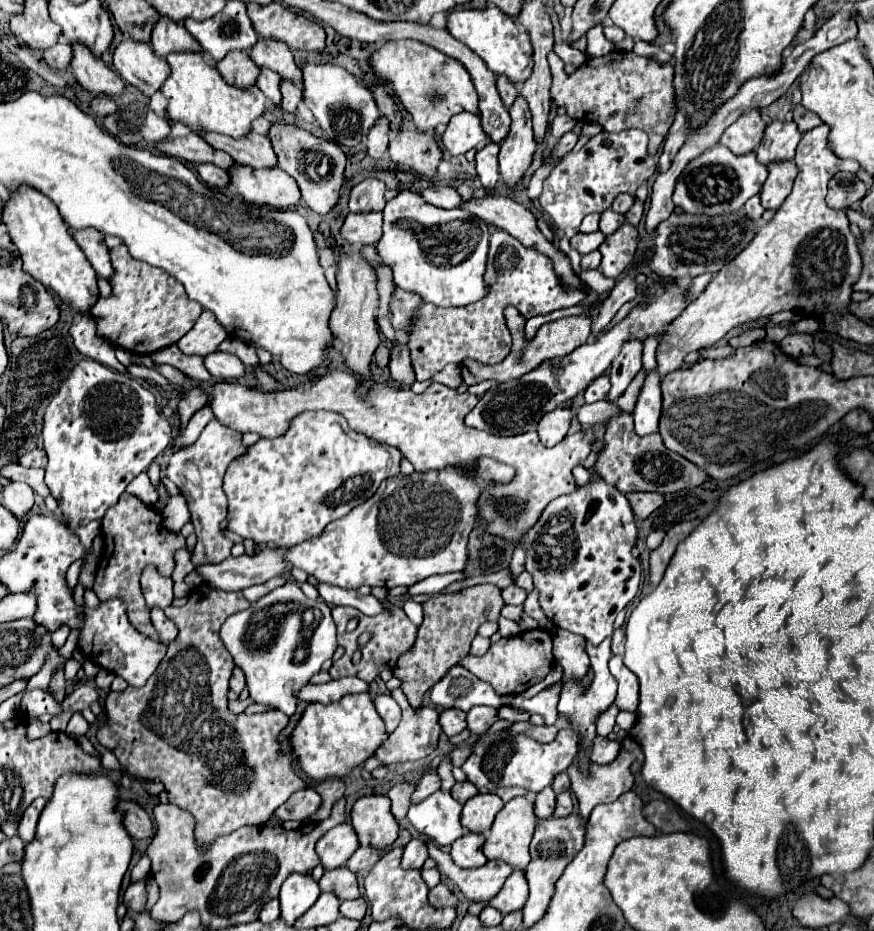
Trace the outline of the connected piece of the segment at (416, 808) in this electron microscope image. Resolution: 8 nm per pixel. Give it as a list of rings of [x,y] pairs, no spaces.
[[[436,791],[418,805],[410,805],[408,821],[424,835],[432,837],[436,845],[452,845],[458,837],[464,835],[460,825],[462,805],[452,799],[446,791]]]

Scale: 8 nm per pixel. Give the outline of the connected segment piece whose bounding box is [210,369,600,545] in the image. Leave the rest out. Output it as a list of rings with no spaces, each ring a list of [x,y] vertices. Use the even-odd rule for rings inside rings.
[[[336,369],[332,375],[324,375],[320,381],[314,383],[314,389],[280,389],[280,391],[260,391],[260,389],[248,389],[248,385],[242,385],[238,381],[222,381],[212,385],[212,393],[210,393],[210,407],[214,411],[214,415],[218,417],[220,423],[240,431],[240,433],[258,433],[260,437],[268,437],[274,439],[278,435],[282,435],[288,429],[288,423],[292,417],[296,417],[302,411],[318,411],[318,409],[326,409],[326,411],[334,411],[346,417],[348,425],[364,435],[368,435],[374,441],[398,447],[402,451],[402,455],[414,465],[414,471],[422,473],[422,471],[442,471],[444,467],[460,467],[464,471],[470,471],[476,467],[478,459],[482,457],[490,457],[496,459],[500,463],[506,463],[510,467],[516,469],[516,475],[512,477],[512,481],[508,483],[492,483],[490,487],[484,489],[484,495],[480,495],[480,521],[484,523],[486,533],[492,535],[500,535],[502,539],[512,539],[512,543],[520,543],[526,533],[536,525],[536,519],[540,519],[544,507],[566,493],[576,491],[576,481],[572,475],[572,469],[576,465],[580,465],[592,451],[592,439],[596,439],[596,427],[600,425],[592,425],[586,427],[578,433],[568,435],[562,443],[558,443],[556,447],[544,447],[536,435],[536,431],[528,431],[522,435],[510,435],[510,437],[498,437],[498,435],[490,435],[472,427],[464,425],[464,417],[474,409],[474,405],[478,403],[478,397],[470,395],[470,393],[456,393],[454,389],[440,385],[440,383],[432,383],[424,393],[414,393],[410,391],[410,387],[400,387],[400,385],[378,385],[374,383],[374,387],[370,389],[366,399],[358,399],[356,397],[356,377],[348,371],[340,371]]]

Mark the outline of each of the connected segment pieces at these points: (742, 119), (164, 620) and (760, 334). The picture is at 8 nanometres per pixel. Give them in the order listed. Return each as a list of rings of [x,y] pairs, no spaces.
[[[756,109],[746,111],[744,115],[738,117],[738,121],[734,121],[724,131],[720,143],[736,155],[748,155],[748,151],[754,151],[760,145],[764,131],[766,131],[766,123],[760,117],[760,113]]]
[[[154,609],[154,611],[150,613],[150,617],[152,617],[152,625],[154,625],[154,629],[156,629],[158,635],[160,635],[160,641],[170,643],[170,641],[178,635],[176,625],[174,625],[166,615],[164,615],[164,611]]]
[[[763,328],[747,329],[741,335],[730,339],[729,344],[734,348],[747,347],[758,341],[764,340],[766,331]]]

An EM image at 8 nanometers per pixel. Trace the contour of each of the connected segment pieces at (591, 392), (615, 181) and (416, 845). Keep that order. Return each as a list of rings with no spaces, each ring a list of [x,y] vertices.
[[[600,375],[598,379],[594,379],[594,381],[588,385],[588,389],[584,391],[584,399],[586,399],[586,403],[596,403],[596,401],[606,399],[606,395],[608,395],[608,387],[610,387],[610,379],[608,379],[608,375]]]
[[[640,129],[622,133],[602,131],[594,135],[578,153],[568,153],[544,181],[544,191],[540,195],[542,209],[552,217],[558,229],[572,227],[578,231],[586,215],[610,209],[614,197],[620,193],[634,195],[636,189],[656,171],[656,161],[648,155],[646,147],[648,135]]]
[[[412,839],[412,841],[404,847],[402,867],[404,867],[404,869],[420,869],[426,859],[428,859],[426,845],[424,845],[420,839]]]

